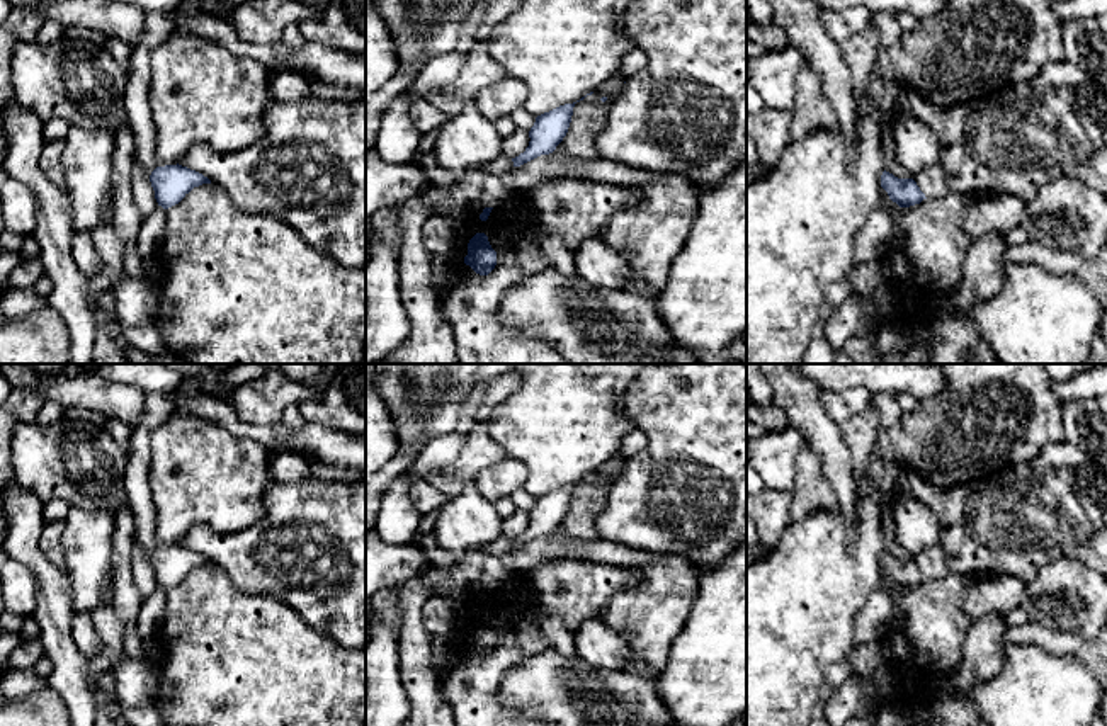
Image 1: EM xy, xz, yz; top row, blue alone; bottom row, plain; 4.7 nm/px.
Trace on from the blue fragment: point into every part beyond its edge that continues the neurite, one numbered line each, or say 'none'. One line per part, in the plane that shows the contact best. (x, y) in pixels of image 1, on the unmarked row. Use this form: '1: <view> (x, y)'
none

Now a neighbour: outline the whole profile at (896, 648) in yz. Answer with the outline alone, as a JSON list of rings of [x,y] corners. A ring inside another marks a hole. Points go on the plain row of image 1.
[[[881,566],[877,588],[886,592],[893,602],[893,627],[881,643],[886,663],[889,666],[906,665],[911,655],[911,644],[903,629],[903,612],[900,609],[901,588],[889,580],[888,573]]]

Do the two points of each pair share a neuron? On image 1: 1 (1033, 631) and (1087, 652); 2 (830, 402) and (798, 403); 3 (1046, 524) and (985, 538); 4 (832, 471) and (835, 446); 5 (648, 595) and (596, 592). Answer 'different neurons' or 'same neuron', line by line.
1: same neuron
2: different neurons
3: same neuron
4: same neuron
5: different neurons

